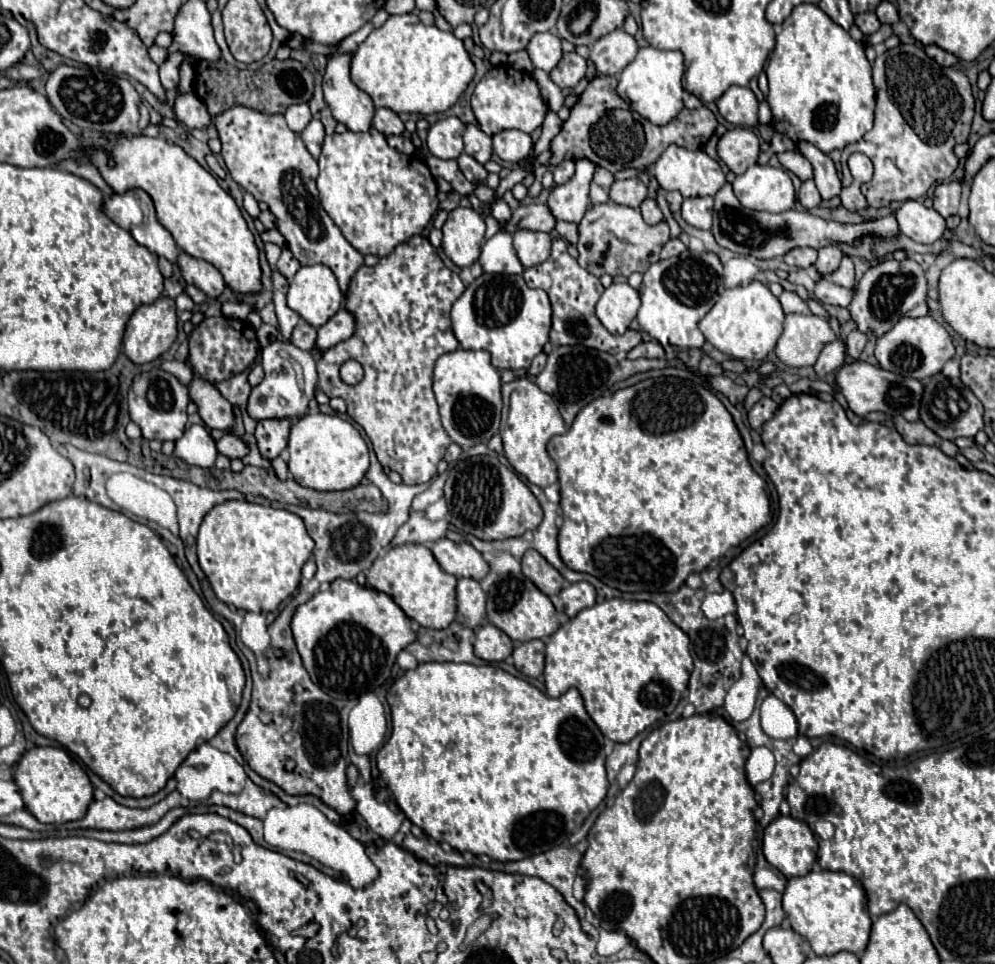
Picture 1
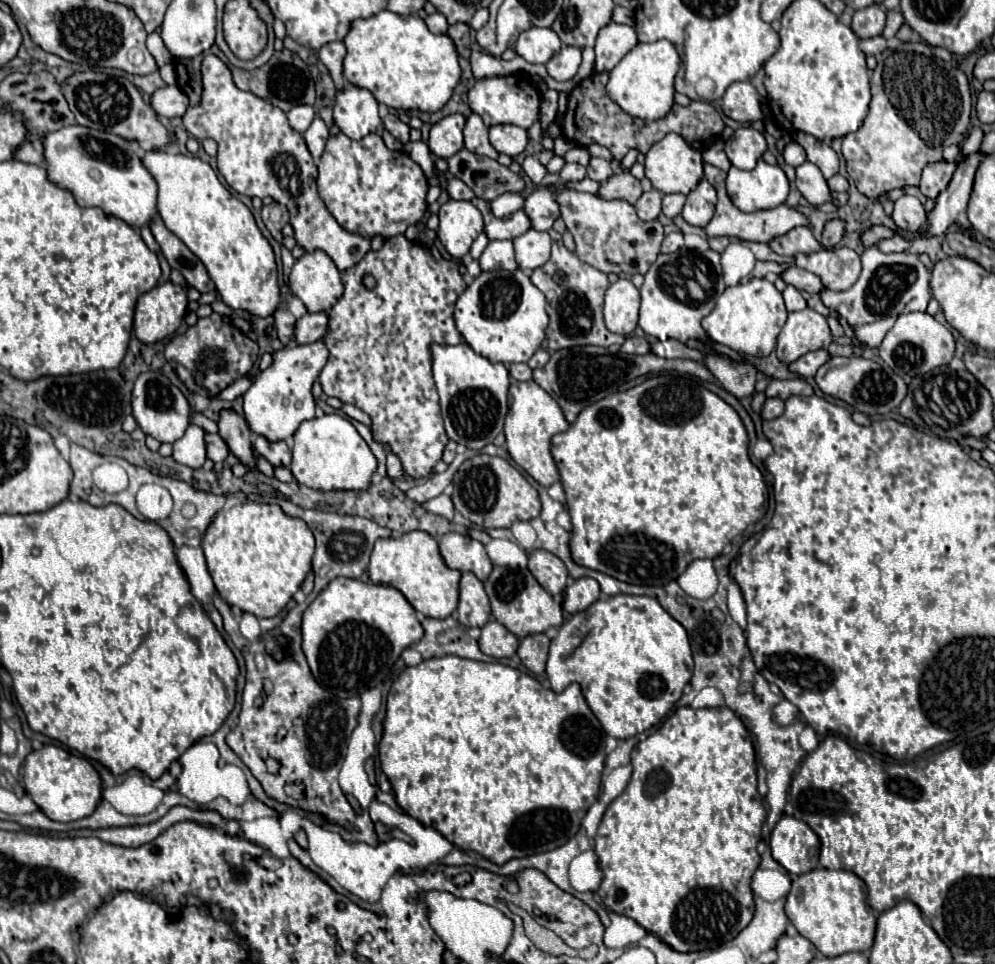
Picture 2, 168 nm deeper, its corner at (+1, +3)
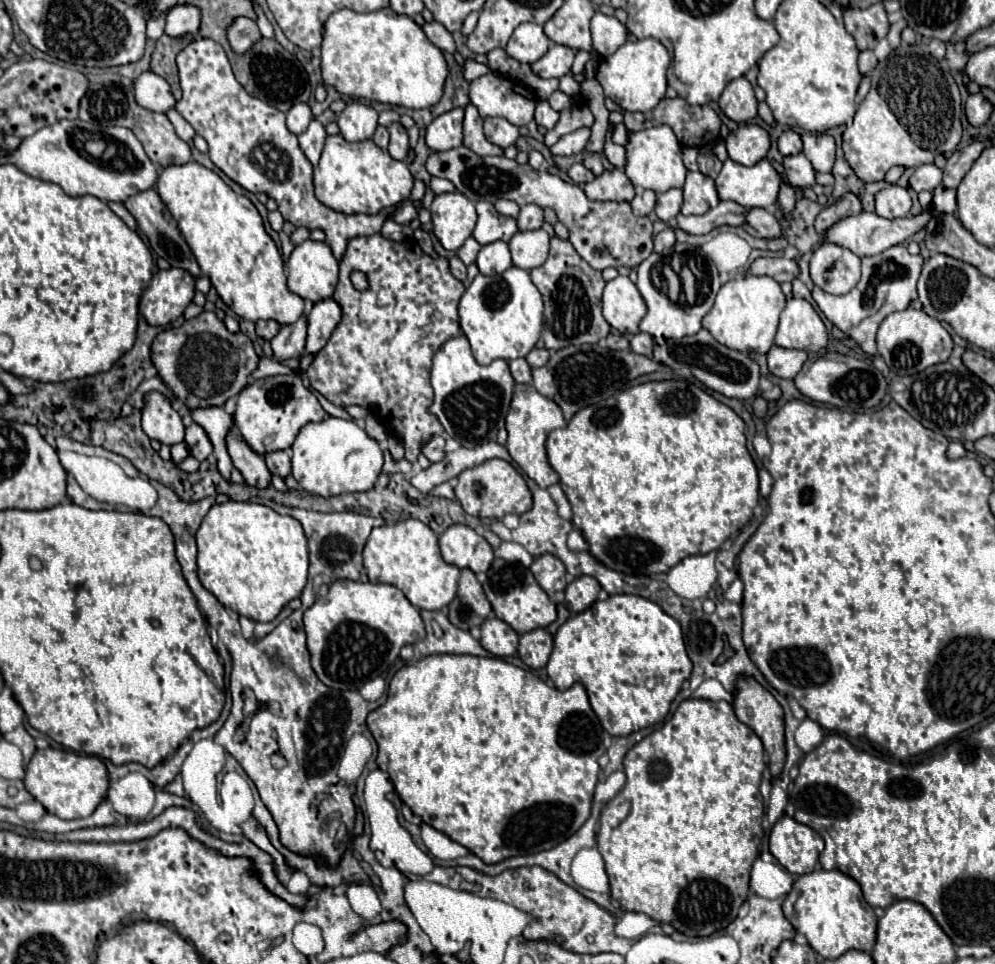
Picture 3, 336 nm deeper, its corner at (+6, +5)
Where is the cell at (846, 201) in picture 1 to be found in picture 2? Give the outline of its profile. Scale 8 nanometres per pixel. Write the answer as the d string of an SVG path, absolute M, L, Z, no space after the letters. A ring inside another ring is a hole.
M840 174L832 176L832 178L828 180L828 186L830 186L830 190L832 190L832 192L848 192L848 190L850 190L848 180L846 180L844 176L840 176Z

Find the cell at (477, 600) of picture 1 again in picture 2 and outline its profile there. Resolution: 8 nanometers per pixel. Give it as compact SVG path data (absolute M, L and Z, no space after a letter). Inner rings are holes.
M464 572L460 580L460 602L458 602L458 622L472 628L482 628L490 618L490 602L484 592L482 582L472 574Z

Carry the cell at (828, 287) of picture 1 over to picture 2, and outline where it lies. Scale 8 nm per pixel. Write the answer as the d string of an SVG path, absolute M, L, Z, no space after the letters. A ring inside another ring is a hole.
M792 266L788 268L782 276L780 276L786 284L792 284L794 288L798 290L804 290L804 292L816 292L820 294L824 290L824 284L820 282L820 278L808 270L802 270L798 266Z

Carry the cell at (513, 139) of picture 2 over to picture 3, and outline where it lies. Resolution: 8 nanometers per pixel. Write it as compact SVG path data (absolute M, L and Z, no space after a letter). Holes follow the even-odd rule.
M485 118L485 136L489 142L507 148L519 138L519 128L505 118Z

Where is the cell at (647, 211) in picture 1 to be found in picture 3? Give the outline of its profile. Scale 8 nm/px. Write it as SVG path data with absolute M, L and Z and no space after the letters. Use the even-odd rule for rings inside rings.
M637 190L635 198L631 200L631 208L633 208L635 216L647 216L655 208L655 200L657 200L655 192L651 192L651 190Z

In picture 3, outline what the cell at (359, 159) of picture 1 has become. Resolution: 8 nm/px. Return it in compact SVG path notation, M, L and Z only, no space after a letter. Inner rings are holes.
M341 134L329 136L315 168L315 196L325 206L343 214L375 214L381 208L401 204L411 188L413 176L405 162L391 160L387 150L379 148L375 142L347 142Z

